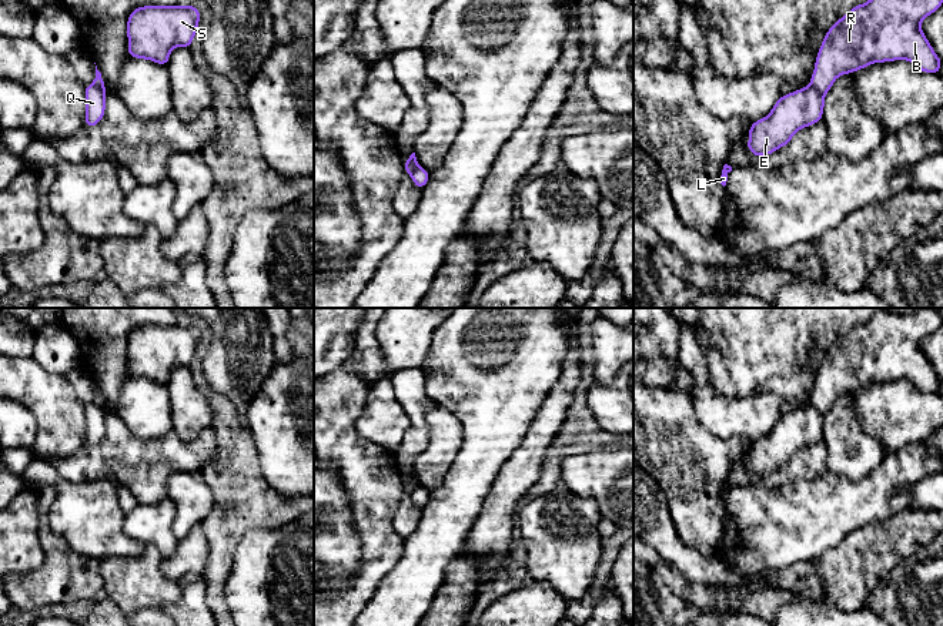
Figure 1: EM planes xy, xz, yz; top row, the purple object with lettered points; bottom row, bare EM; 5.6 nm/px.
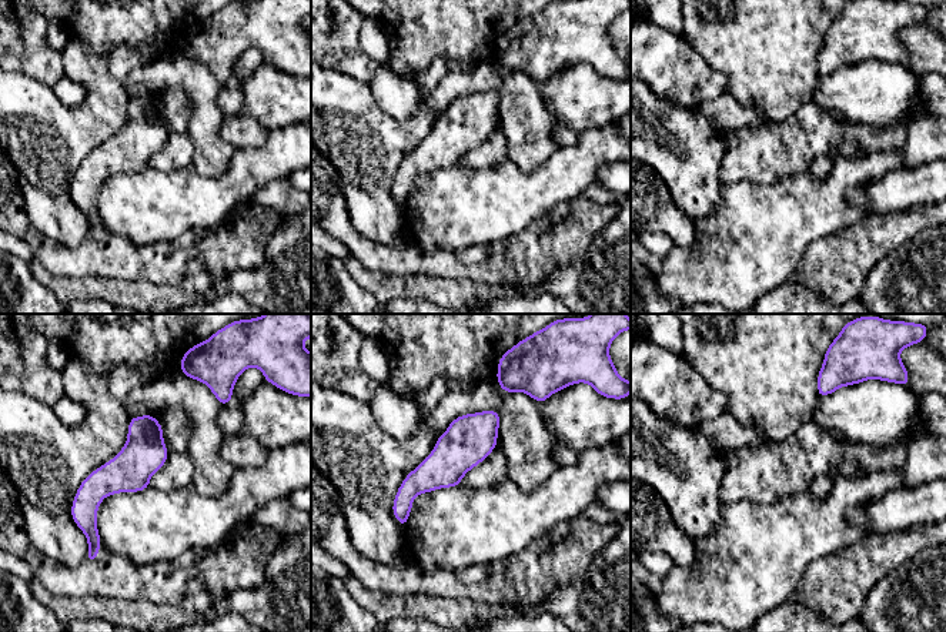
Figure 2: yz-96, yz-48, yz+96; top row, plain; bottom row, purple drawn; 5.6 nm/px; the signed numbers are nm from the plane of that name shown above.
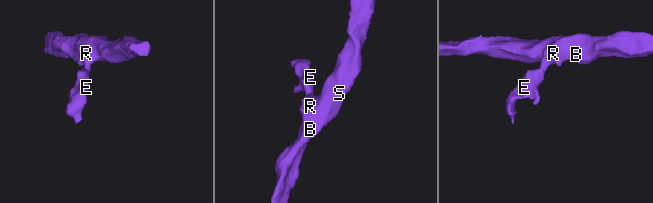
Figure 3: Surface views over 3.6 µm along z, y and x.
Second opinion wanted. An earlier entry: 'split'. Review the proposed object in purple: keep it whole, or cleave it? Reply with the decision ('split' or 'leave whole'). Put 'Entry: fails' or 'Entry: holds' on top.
Entry: holds
split

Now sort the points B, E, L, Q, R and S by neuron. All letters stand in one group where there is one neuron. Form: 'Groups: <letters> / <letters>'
Groups: B R S / E L Q

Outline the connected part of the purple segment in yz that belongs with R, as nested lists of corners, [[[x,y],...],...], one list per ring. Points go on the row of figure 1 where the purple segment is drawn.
[[[867,0],[829,27],[815,60],[810,84],[826,96],[835,80],[875,63],[907,60],[920,71],[939,74],[943,61],[920,23],[943,0]]]

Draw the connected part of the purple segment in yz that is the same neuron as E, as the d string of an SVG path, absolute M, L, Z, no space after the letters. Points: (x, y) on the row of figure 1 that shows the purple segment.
M812 84L779 97L770 113L749 127L748 150L756 157L766 157L787 145L805 127L823 118L825 96Z

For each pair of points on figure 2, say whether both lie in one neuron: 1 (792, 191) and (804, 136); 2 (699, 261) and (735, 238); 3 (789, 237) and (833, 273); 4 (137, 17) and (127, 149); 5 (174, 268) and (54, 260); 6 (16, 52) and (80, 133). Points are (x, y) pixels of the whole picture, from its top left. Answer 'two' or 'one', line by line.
1: two
2: one
3: two
4: two
5: one
6: one

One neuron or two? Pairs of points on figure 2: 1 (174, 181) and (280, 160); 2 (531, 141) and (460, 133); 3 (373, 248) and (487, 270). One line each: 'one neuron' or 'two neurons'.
1: one neuron
2: two neurons
3: one neuron

